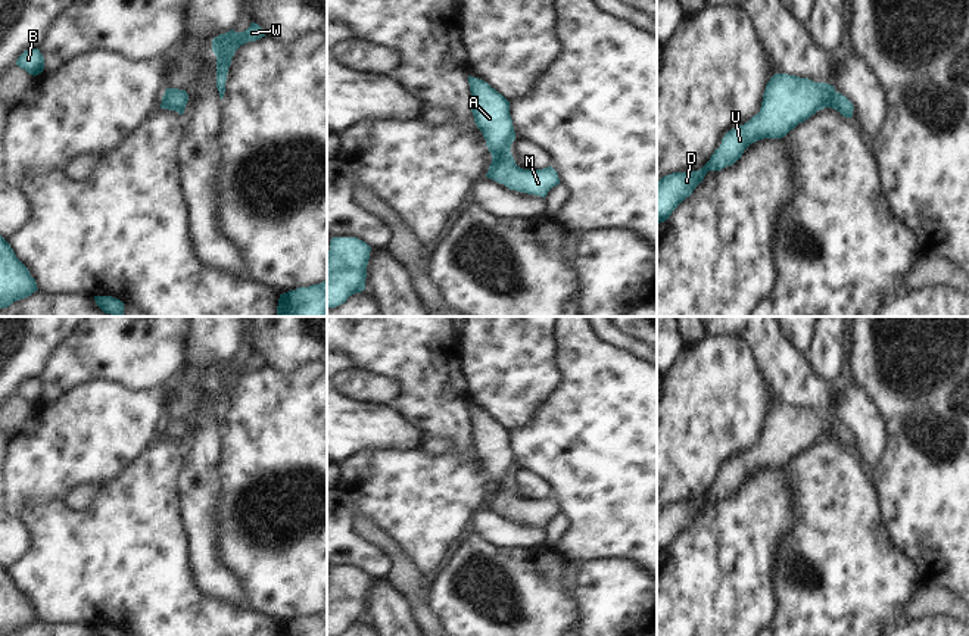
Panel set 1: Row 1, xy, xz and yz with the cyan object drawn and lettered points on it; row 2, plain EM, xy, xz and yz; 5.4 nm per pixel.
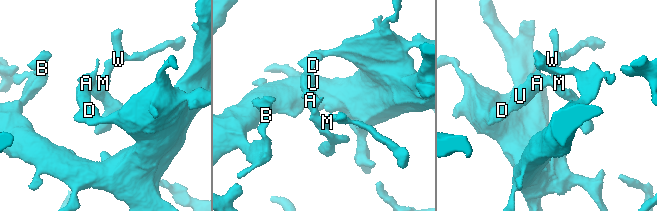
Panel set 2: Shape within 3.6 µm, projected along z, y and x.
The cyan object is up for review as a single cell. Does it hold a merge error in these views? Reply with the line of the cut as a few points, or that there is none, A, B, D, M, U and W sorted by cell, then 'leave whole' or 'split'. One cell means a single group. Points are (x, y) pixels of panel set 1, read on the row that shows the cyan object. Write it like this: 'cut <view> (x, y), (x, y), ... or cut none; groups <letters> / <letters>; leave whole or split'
cut none; groups A B D M U W; leave whole

